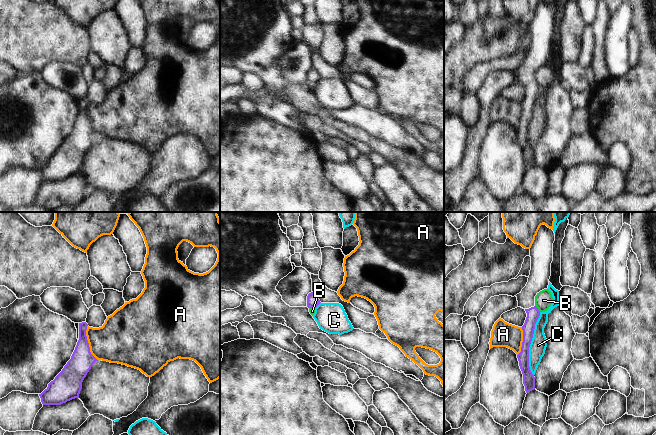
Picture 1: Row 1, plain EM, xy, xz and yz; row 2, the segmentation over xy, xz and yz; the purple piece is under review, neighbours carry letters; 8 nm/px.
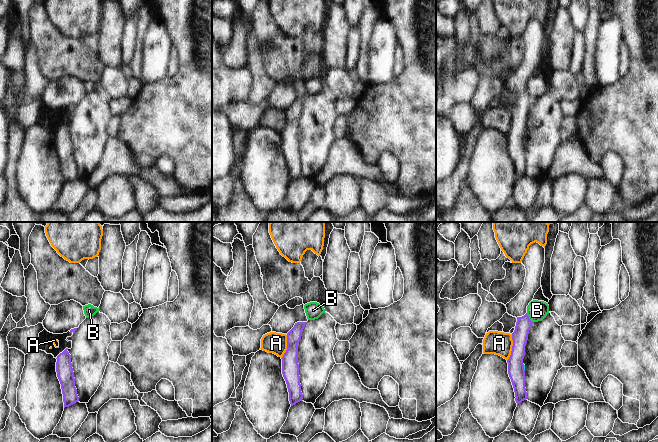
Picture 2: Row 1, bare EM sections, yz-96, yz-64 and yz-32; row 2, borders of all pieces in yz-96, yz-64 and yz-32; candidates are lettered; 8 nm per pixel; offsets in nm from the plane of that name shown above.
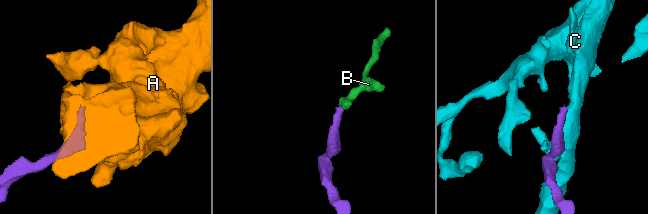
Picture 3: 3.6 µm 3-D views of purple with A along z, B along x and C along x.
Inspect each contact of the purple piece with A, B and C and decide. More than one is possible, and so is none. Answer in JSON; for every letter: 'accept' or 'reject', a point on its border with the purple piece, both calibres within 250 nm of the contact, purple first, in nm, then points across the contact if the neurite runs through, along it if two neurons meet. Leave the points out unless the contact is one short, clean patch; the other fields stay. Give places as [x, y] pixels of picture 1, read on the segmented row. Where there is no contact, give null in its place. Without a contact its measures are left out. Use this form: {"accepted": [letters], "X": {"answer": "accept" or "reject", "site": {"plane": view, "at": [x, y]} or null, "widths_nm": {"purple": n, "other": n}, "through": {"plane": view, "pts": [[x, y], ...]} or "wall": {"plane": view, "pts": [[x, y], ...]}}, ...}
{"accepted": [], "A": {"answer": "reject", "site": {"plane": "xy", "at": [87, 342]}, "widths_nm": {"purple": 190, "other": 360}, "wall": {"plane": "xy", "pts": [[87, 325], [86, 339], [89, 351], [97, 359]]}}, "B": {"answer": "reject", "site": {"plane": "yz", "at": [537, 308]}, "widths_nm": {"purple": 100, "other": 140}, "wall": {"plane": "yz", "pts": [[535, 305], [540, 311]]}}, "C": {"answer": "reject", "site": {"plane": "yz", "at": [530, 343]}, "widths_nm": {"purple": 100, "other": 130}}}

